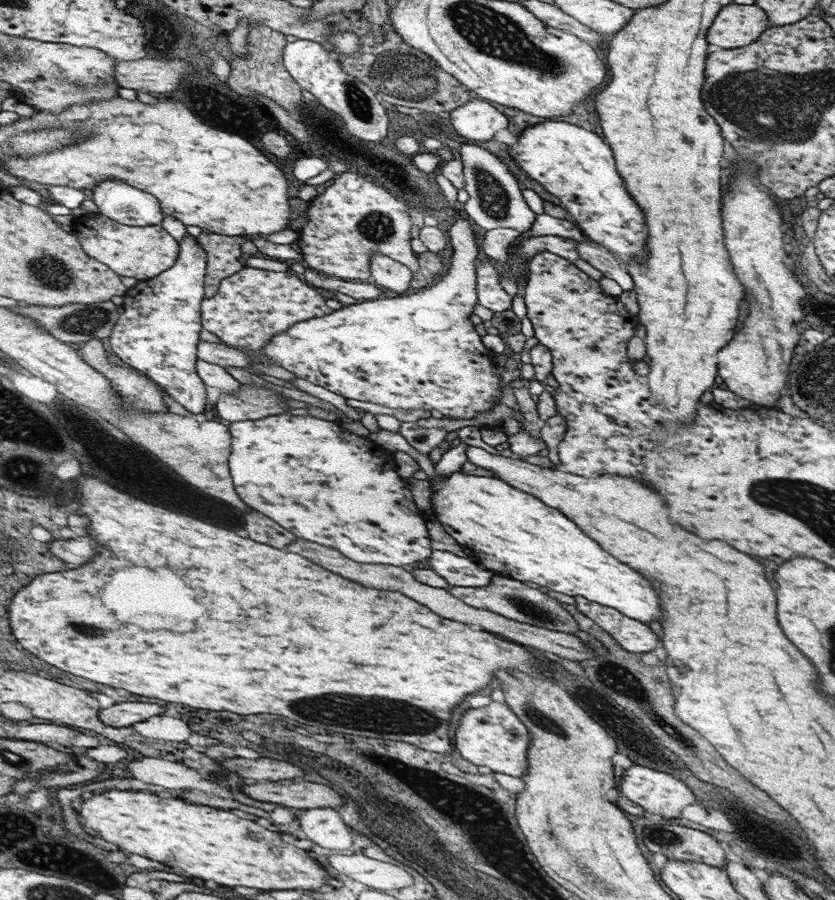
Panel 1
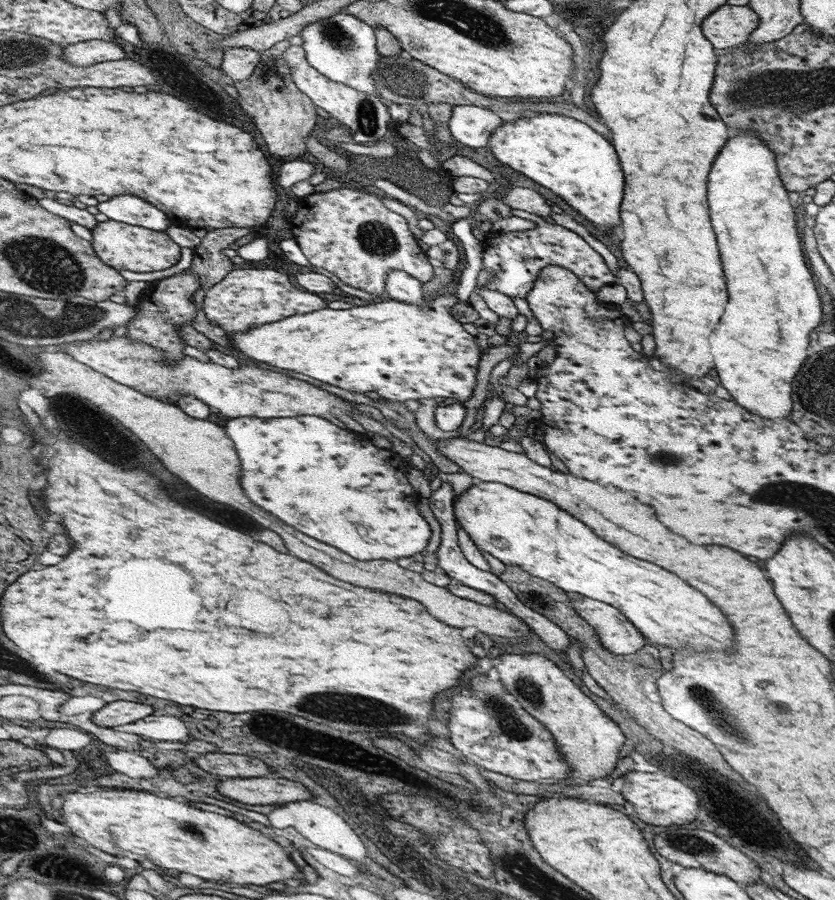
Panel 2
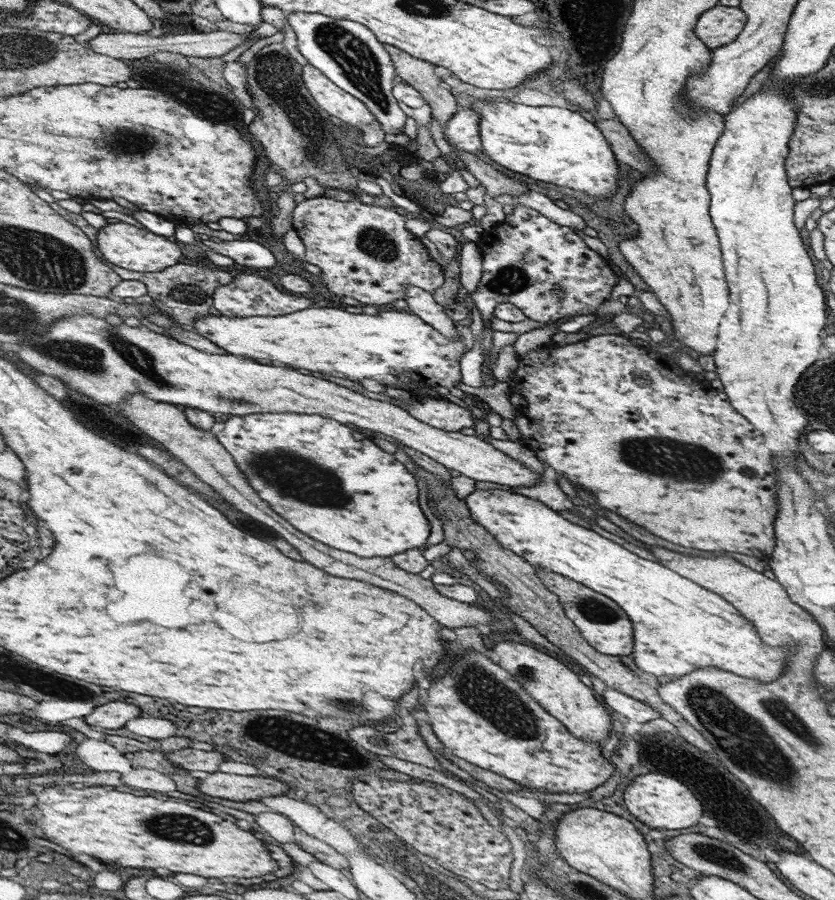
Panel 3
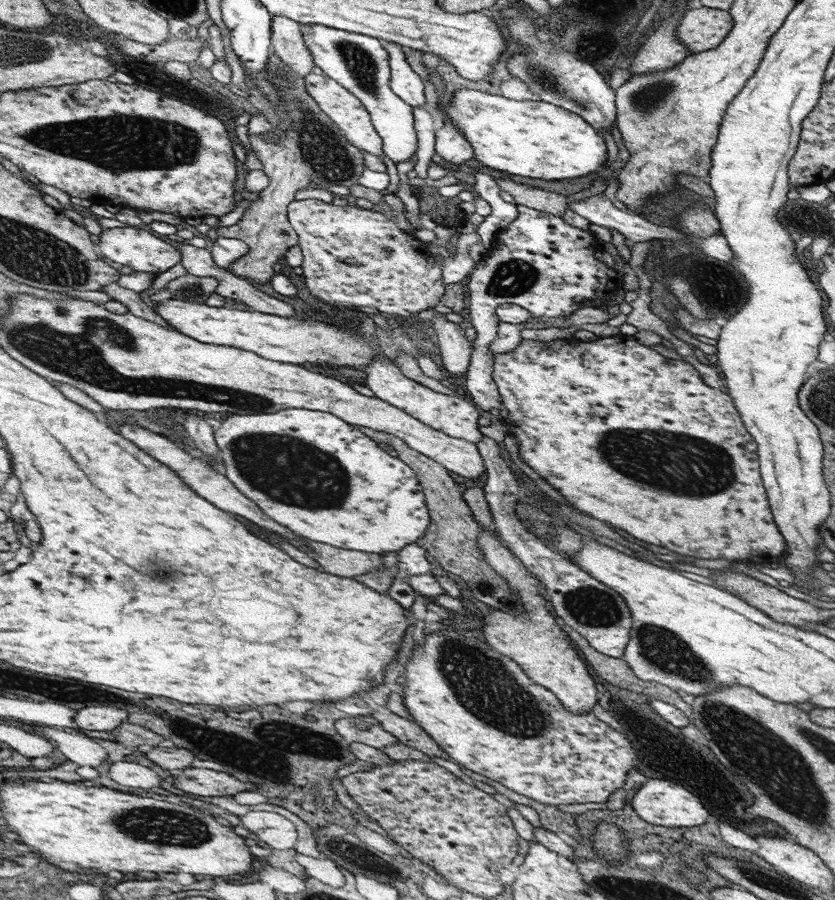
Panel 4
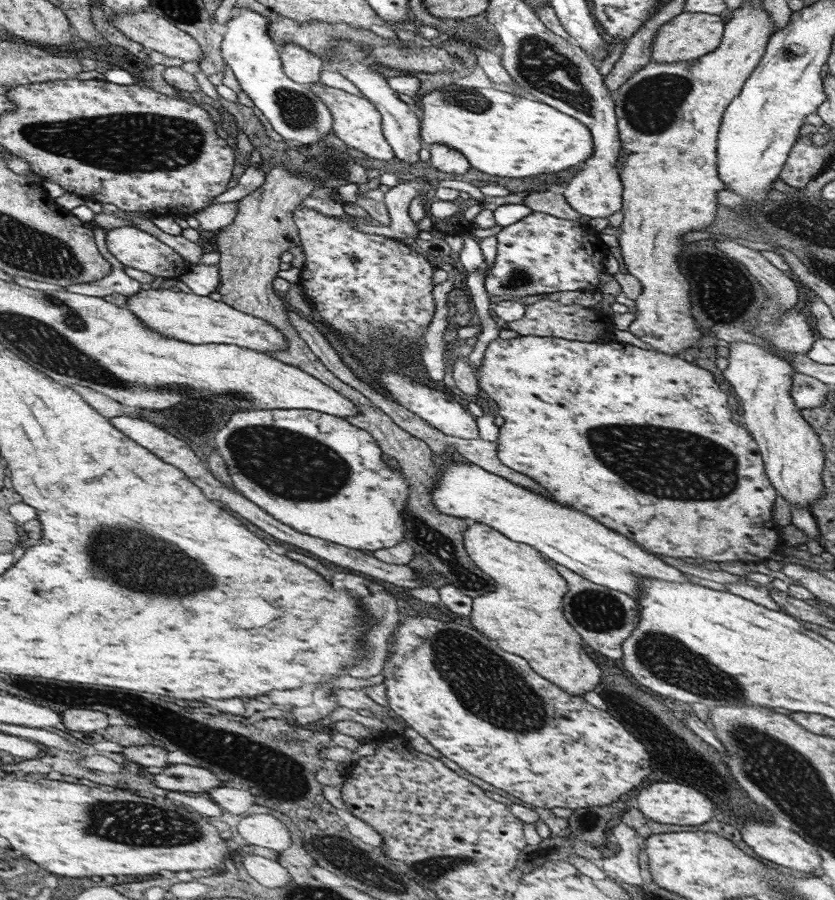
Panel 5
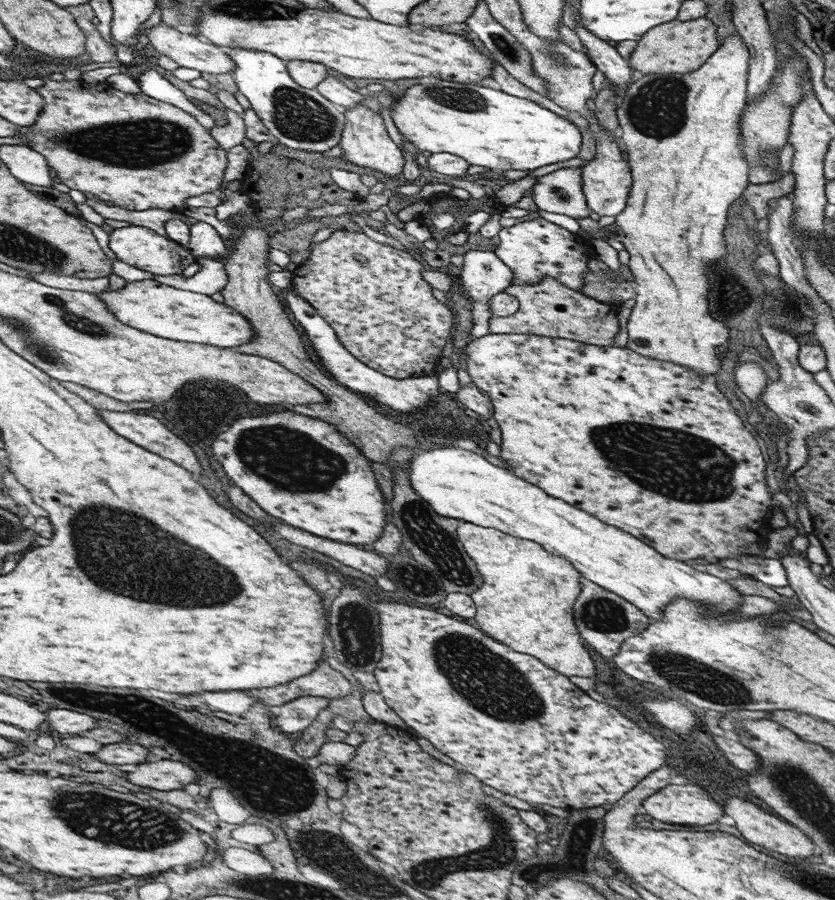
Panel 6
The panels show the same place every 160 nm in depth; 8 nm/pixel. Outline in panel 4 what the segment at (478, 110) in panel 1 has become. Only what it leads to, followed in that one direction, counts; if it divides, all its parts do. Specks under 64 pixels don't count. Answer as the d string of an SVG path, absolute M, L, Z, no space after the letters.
M446 121L441 129L436 131L435 151L441 160L460 166L474 156L470 141L461 134L459 128Z

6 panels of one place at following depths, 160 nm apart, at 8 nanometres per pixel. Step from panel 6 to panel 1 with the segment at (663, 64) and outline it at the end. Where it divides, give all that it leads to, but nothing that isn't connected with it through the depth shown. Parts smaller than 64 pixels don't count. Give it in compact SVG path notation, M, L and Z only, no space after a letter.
M728 4L712 22L707 42L723 49L742 48L755 42L768 28L768 16L762 8L746 4Z

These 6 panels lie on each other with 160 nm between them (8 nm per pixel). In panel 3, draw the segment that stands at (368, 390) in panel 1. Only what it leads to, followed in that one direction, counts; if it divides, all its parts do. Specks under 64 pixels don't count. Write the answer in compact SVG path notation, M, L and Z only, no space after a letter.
M305 308L298 312L282 316L224 316L205 314L195 318L190 328L204 338L208 338L236 355L251 357L255 361L269 364L286 364L294 369L305 368L311 372L346 378L352 382L360 382L364 378L372 378L388 387L397 382L414 382L434 386L442 391L457 386L460 380L460 358L464 354L462 339L449 339L439 329L435 329L427 321L423 321L414 313L396 308L390 311L379 311L378 314L350 314L338 308Z

